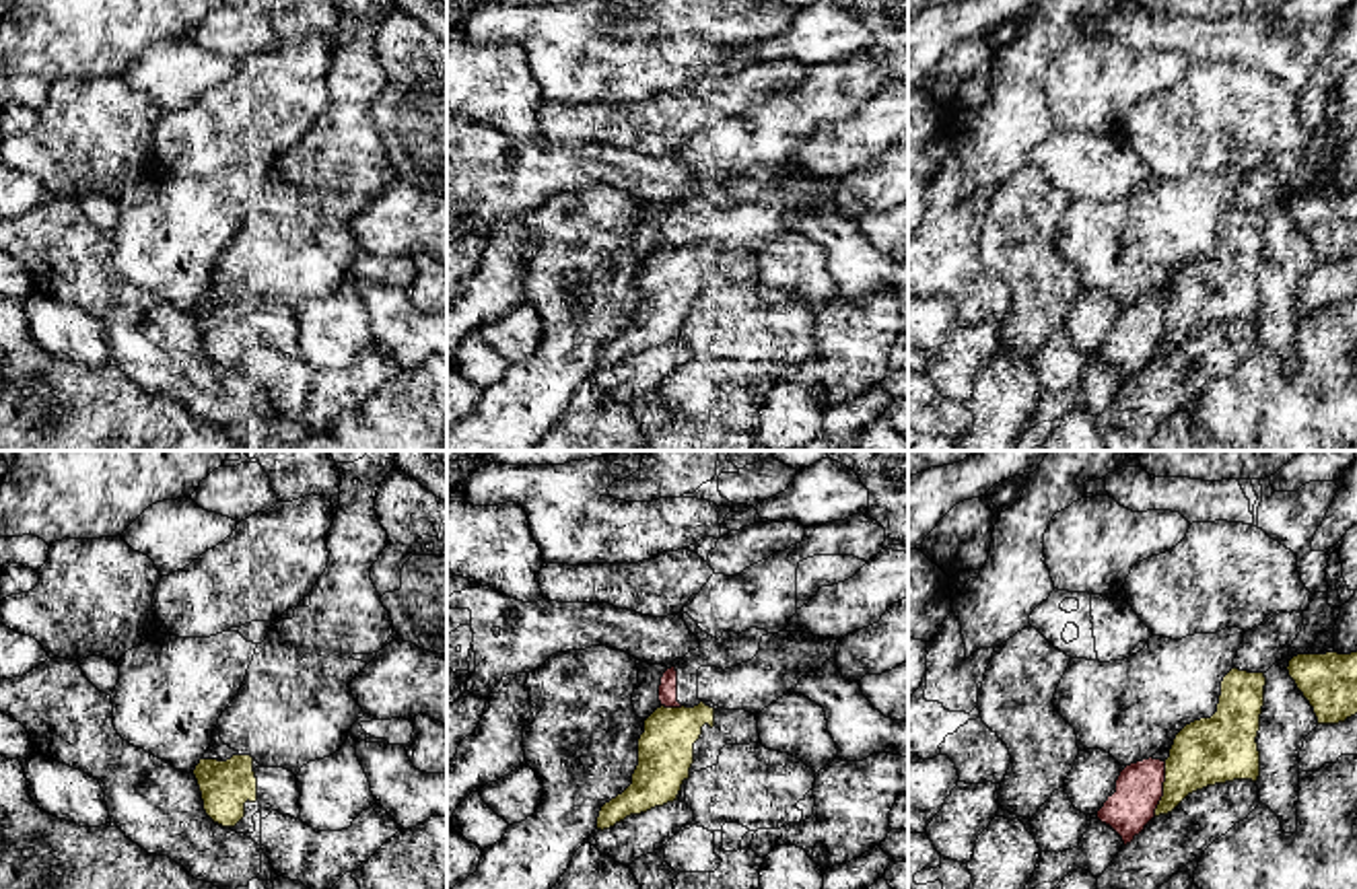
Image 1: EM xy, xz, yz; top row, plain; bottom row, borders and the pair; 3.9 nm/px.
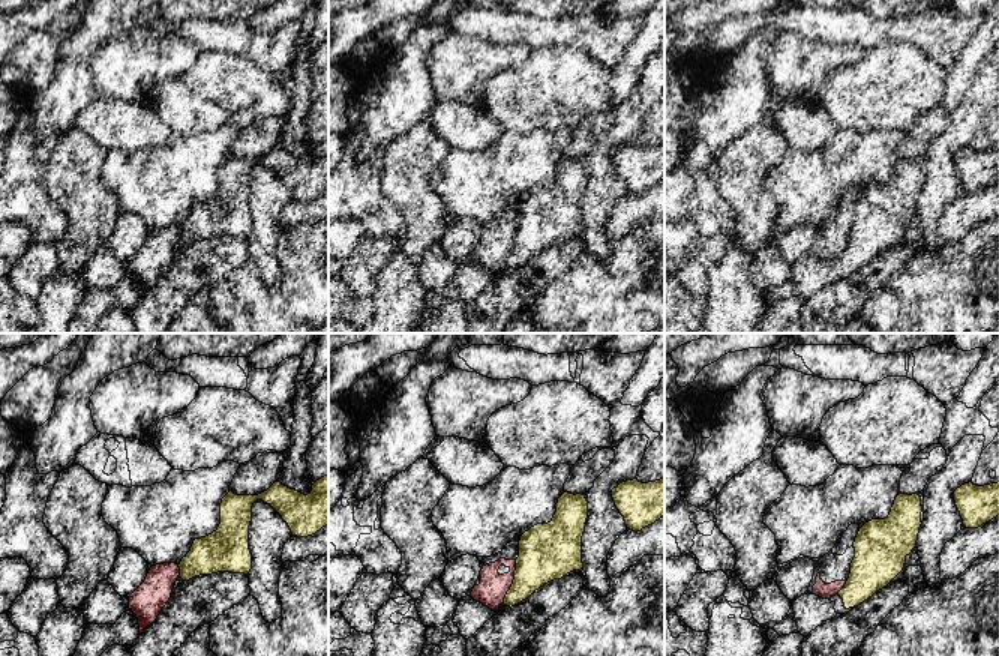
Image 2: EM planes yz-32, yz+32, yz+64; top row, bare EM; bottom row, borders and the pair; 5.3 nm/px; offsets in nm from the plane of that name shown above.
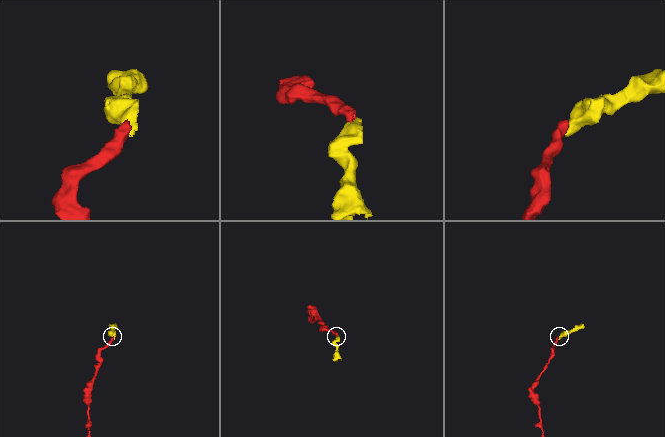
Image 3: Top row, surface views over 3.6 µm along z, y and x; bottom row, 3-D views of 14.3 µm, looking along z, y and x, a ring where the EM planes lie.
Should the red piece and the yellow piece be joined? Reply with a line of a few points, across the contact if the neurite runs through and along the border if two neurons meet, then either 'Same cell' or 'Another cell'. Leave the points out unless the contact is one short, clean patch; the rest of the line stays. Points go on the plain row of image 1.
Another cell

